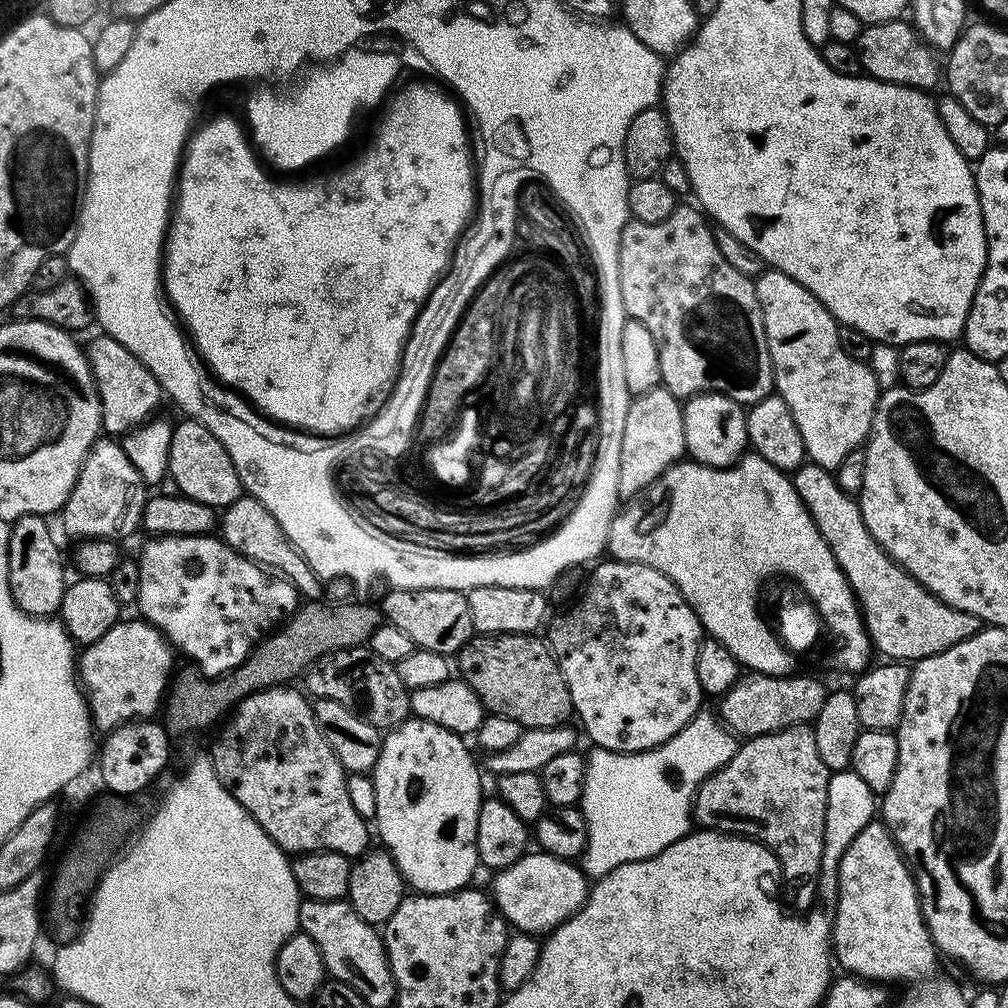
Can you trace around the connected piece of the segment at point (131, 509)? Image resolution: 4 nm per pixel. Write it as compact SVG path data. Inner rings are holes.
M100 438L92 445L88 456L84 459L82 470L74 482L74 490L70 490L70 498L66 498L62 509L64 516L64 532L73 536L73 541L82 540L115 540L123 541L123 536L131 534L140 524L140 515L144 512L146 485L143 478L134 470L134 462L126 458L123 443L112 438Z

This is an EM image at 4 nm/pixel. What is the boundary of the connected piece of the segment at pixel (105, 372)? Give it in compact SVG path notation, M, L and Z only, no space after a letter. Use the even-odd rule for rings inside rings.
M107 334L99 335L86 344L86 351L88 365L92 368L96 389L100 395L100 427L109 437L123 438L140 424L153 419L155 412L152 411L159 406L160 400L162 401L160 384L154 374L150 374L150 370L146 370L146 366L142 366L142 362L138 362L138 358L134 358L134 354L126 350L126 346L122 346L122 342Z

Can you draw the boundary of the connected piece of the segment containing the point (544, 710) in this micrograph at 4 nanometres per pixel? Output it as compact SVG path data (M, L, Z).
M476 634L466 642L464 648L460 649L459 660L459 675L478 694L480 705L484 707L485 713L514 718L514 722L518 722L521 729L562 726L573 719L572 699L570 698L570 690L566 686L566 678L562 678L562 670L552 656L552 649L539 635L502 634L501 636L486 636Z

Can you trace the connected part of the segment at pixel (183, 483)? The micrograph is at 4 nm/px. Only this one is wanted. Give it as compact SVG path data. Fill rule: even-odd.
M187 418L181 421L181 424L177 423L172 429L168 475L174 478L174 482L178 482L181 496L223 510L242 494L238 470L234 470L234 462L230 462L226 446L222 446L222 442L218 442L218 438L214 438L214 434L210 434L204 424Z

